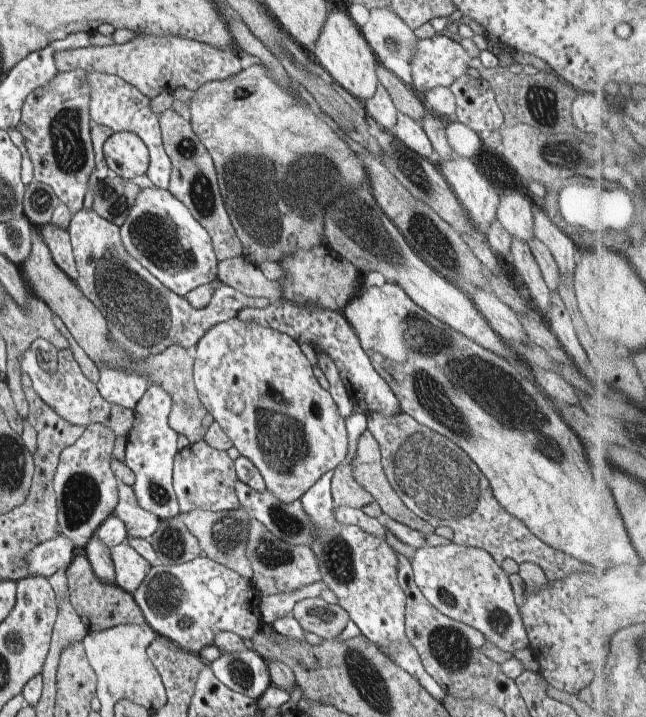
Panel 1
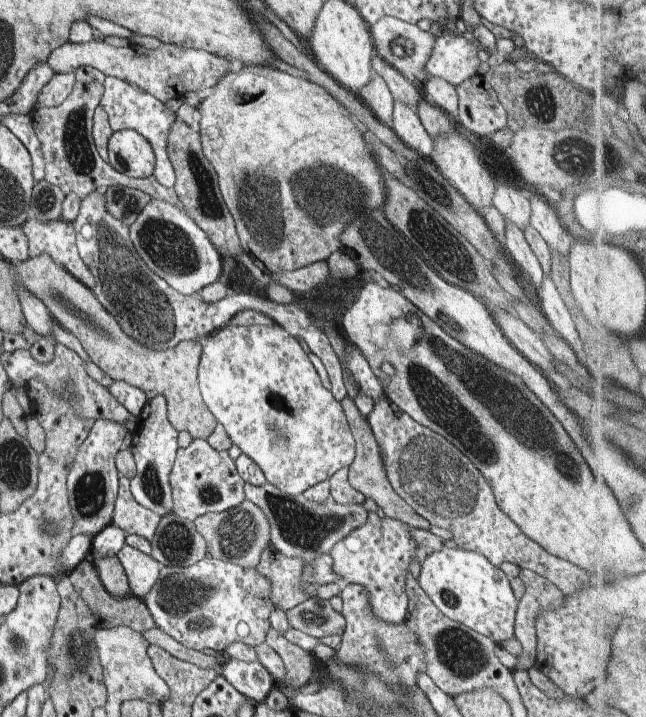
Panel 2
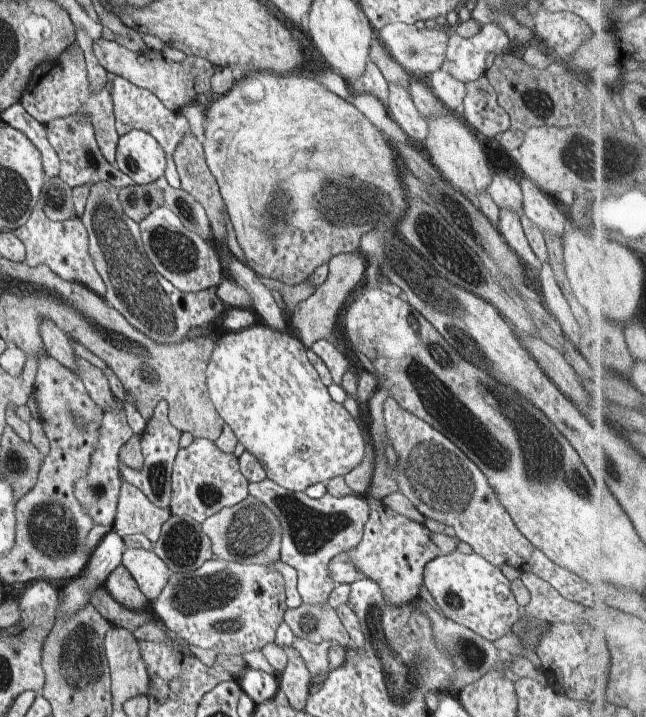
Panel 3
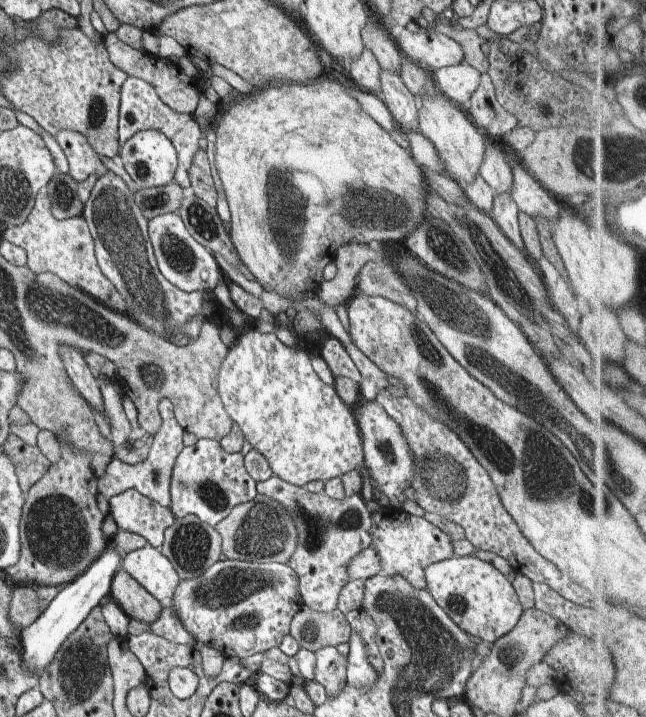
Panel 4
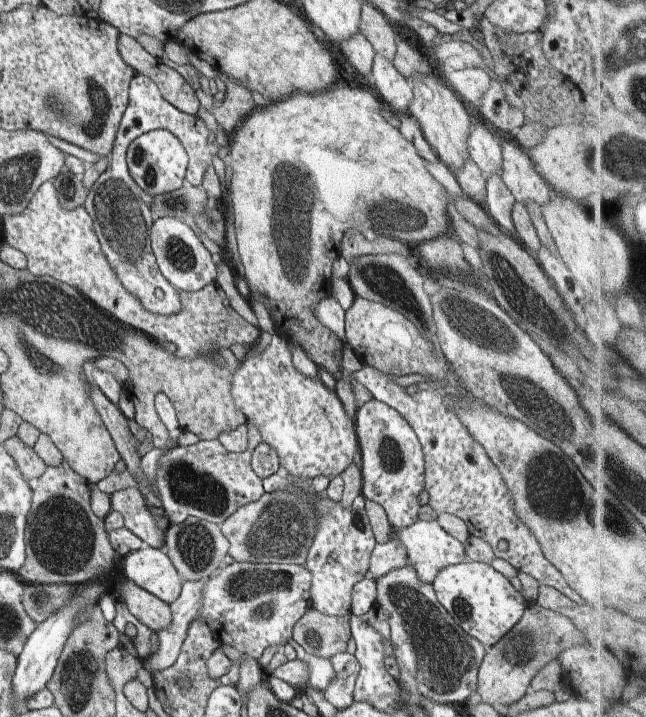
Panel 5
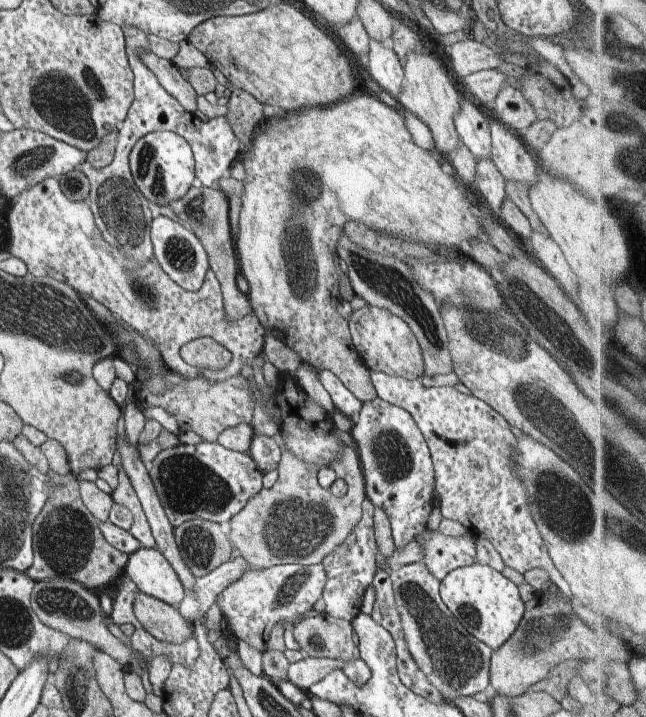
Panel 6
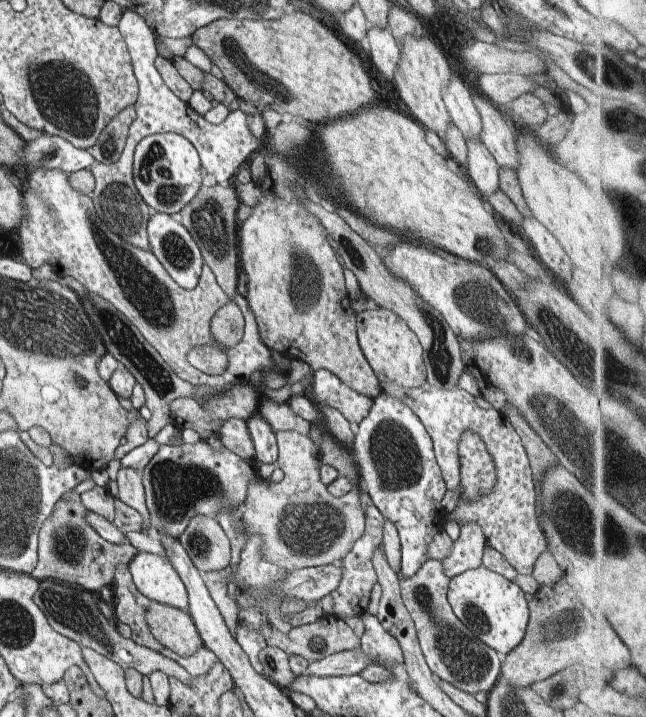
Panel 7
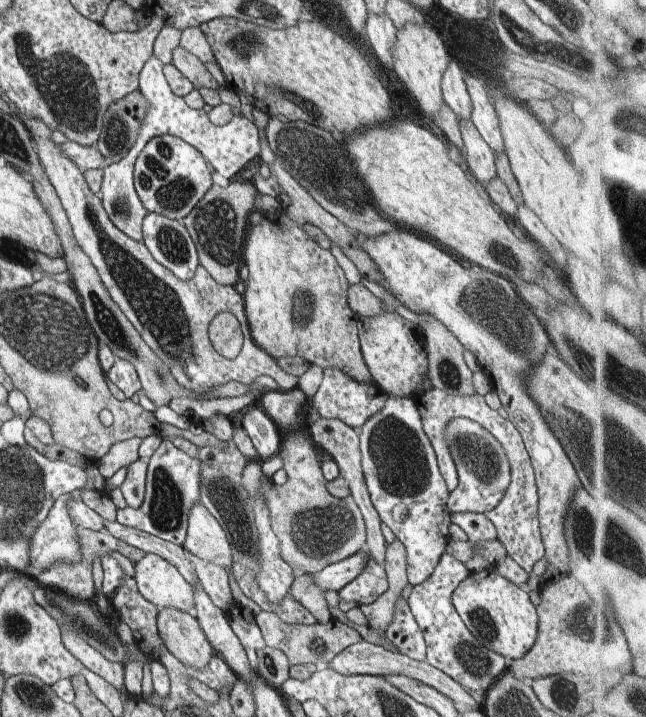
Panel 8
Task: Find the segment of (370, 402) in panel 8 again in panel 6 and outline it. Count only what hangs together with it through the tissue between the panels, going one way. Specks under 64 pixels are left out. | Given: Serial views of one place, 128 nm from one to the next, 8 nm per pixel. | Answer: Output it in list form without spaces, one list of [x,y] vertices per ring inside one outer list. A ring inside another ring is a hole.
[[[327,370],[319,371],[319,379],[326,392],[331,396],[336,410],[352,420],[356,424],[357,416],[363,407],[363,402],[358,400],[333,373]]]

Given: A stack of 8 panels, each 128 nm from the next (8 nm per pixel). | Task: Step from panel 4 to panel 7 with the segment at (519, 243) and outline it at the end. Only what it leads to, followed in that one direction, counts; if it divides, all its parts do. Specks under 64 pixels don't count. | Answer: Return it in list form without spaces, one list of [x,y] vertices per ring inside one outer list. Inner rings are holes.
[[[468,139],[466,172],[476,188],[488,198],[498,186],[499,164],[490,151],[478,139]]]

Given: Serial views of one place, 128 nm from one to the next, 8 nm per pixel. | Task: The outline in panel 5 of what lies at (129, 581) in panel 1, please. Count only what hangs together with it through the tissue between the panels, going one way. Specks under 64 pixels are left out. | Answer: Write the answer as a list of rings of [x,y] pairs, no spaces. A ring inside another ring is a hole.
[[[150,546],[122,558],[122,570],[128,580],[170,604],[180,596],[184,578],[163,548]]]

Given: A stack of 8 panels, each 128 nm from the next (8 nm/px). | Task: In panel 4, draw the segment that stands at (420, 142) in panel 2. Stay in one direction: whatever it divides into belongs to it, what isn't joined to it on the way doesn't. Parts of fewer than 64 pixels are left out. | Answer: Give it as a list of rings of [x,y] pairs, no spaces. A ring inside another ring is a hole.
[[[382,69],[379,74],[380,90],[376,95],[391,110],[395,122],[403,132],[418,131],[418,101],[396,71]]]

